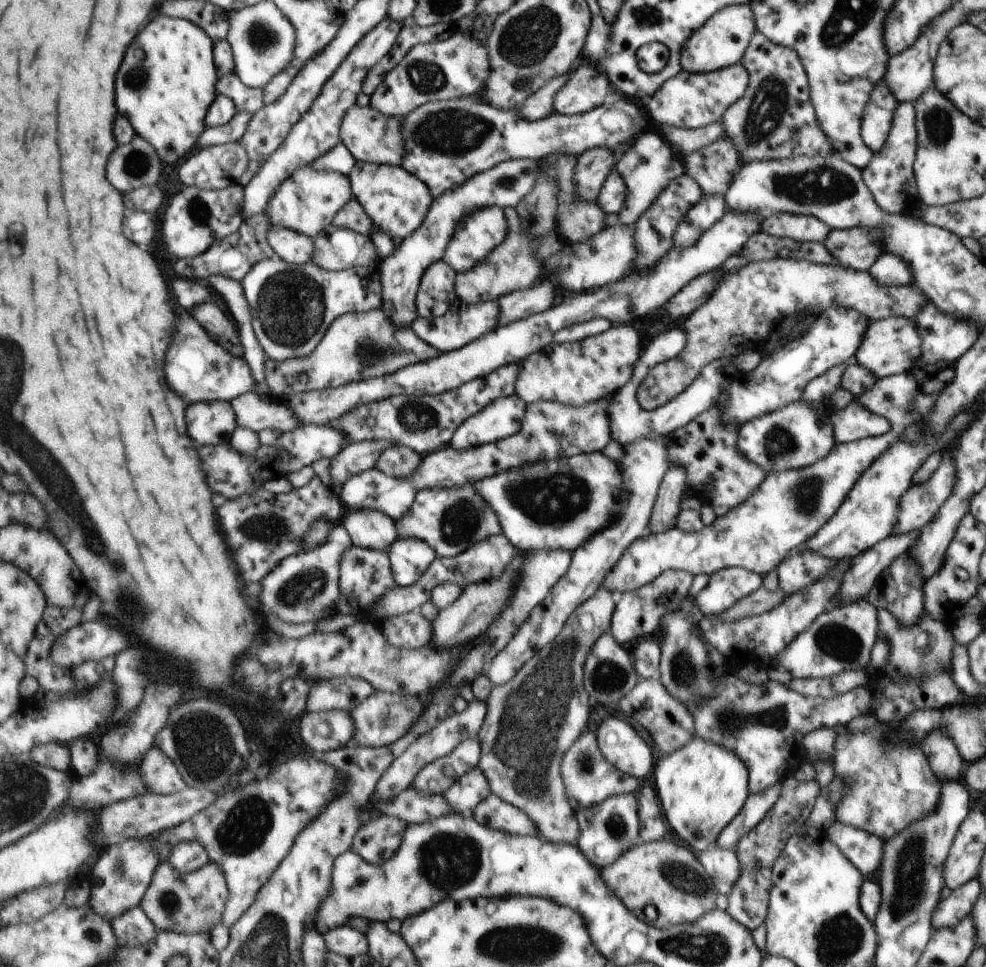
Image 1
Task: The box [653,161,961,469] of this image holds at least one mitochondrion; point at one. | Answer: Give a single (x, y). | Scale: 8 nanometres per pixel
(827, 185)

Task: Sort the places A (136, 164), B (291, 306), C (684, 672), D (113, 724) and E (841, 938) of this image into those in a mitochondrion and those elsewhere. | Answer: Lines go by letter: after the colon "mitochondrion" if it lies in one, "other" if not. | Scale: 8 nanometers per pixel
A: mitochondrion
B: mitochondrion
C: mitochondrion
D: other
E: mitochondrion

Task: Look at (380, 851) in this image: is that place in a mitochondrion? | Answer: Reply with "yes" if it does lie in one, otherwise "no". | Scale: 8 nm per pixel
no

